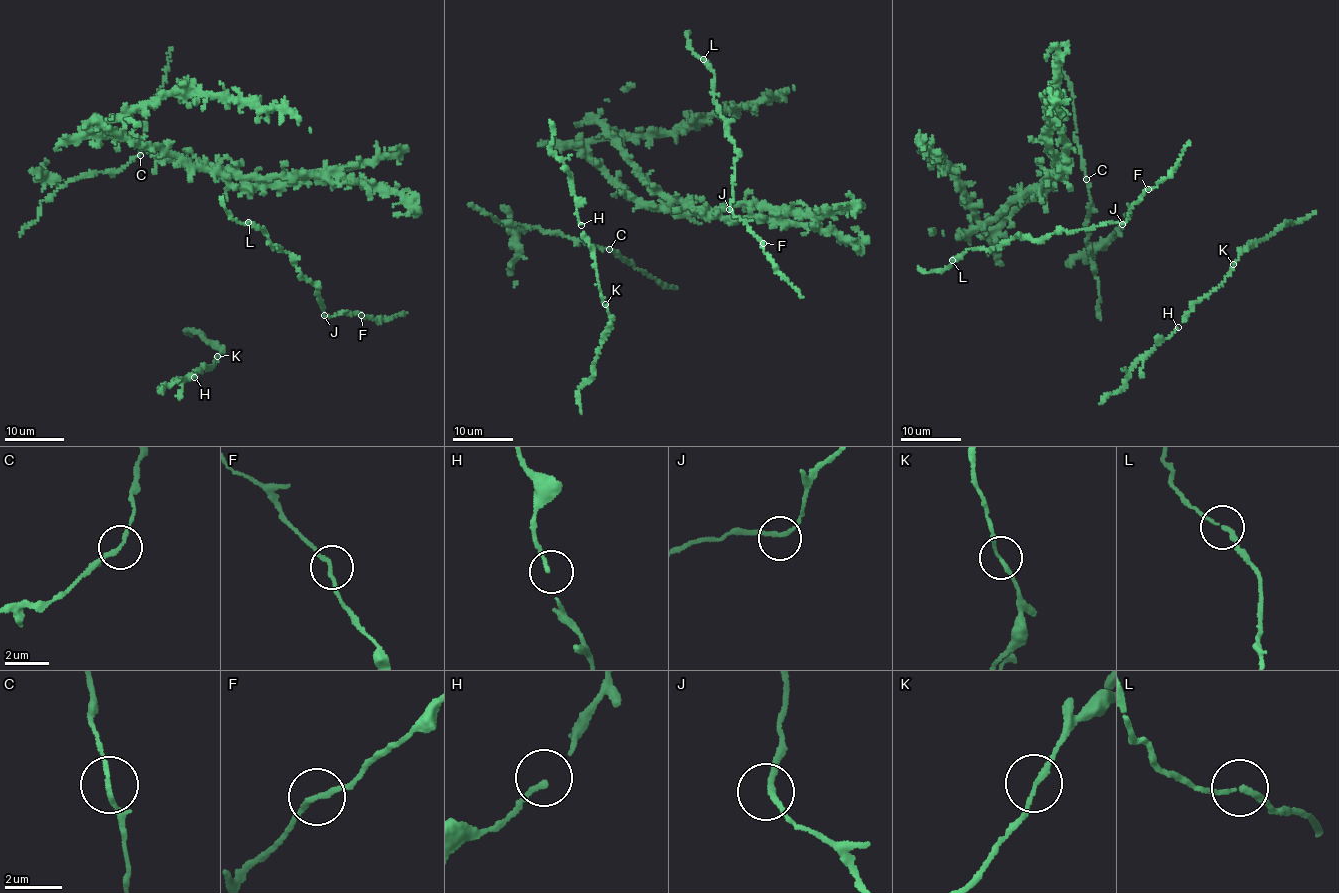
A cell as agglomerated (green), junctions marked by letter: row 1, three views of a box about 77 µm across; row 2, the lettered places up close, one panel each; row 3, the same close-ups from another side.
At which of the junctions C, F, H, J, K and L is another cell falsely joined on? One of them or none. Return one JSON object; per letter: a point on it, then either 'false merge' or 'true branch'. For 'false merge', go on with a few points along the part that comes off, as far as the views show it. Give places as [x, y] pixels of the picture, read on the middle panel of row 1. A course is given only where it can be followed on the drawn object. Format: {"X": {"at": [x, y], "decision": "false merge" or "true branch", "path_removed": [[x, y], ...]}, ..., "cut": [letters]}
{"C": {"at": [609, 249], "decision": "true branch"}, "F": {"at": [763, 243], "decision": "true branch"}, "H": {"at": [581, 225], "decision": "true branch"}, "J": {"at": [729, 209], "decision": "true branch"}, "K": {"at": [605, 304], "decision": "true branch"}, "L": {"at": [703, 59], "decision": "true branch"}, "cut": []}

